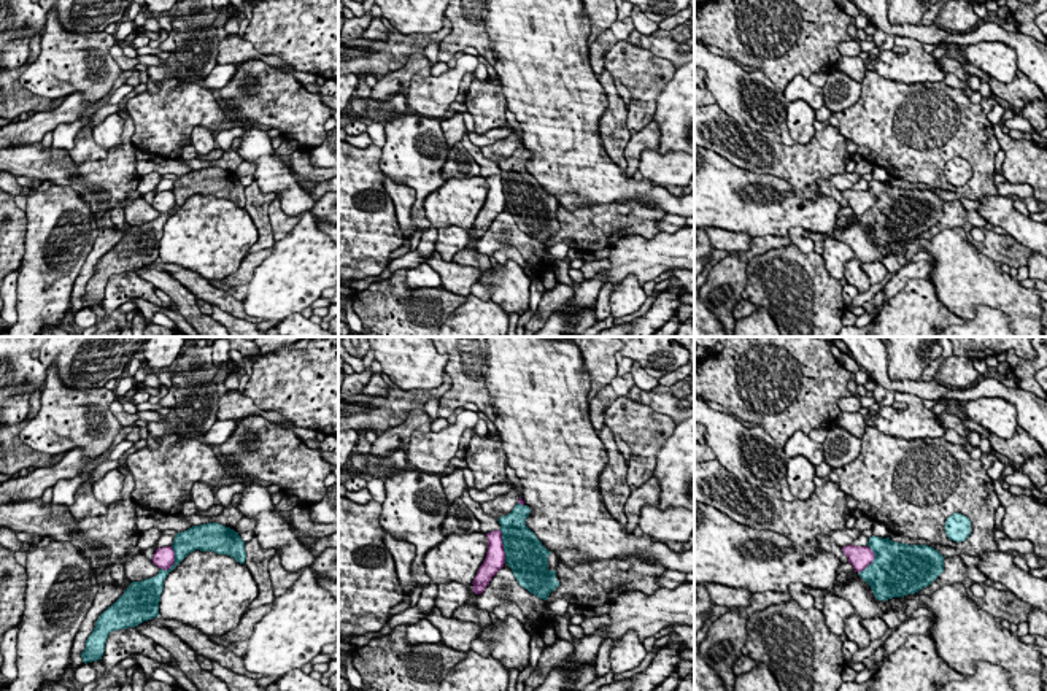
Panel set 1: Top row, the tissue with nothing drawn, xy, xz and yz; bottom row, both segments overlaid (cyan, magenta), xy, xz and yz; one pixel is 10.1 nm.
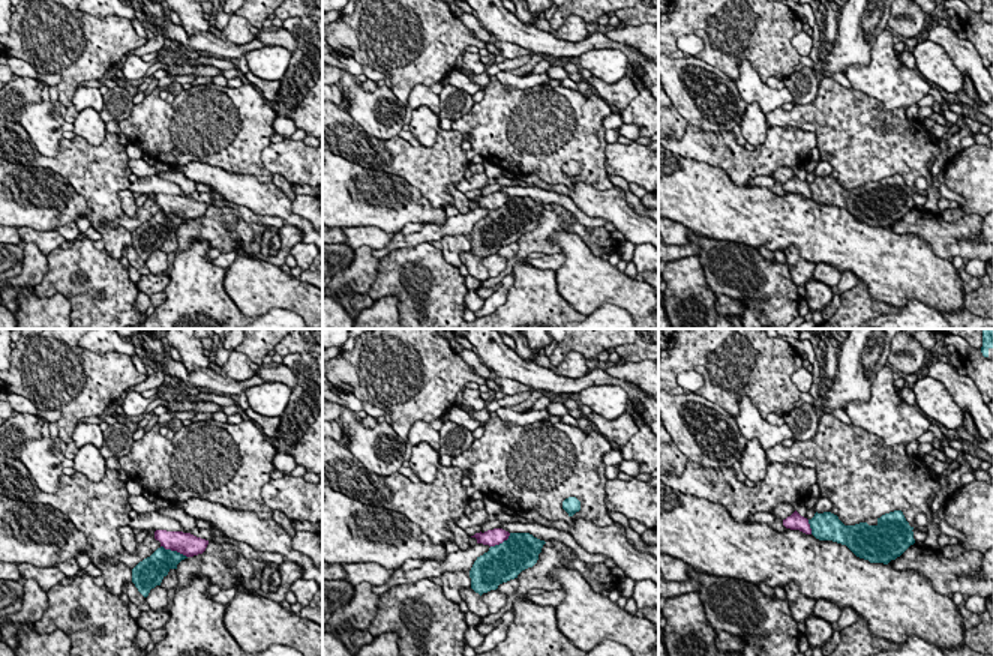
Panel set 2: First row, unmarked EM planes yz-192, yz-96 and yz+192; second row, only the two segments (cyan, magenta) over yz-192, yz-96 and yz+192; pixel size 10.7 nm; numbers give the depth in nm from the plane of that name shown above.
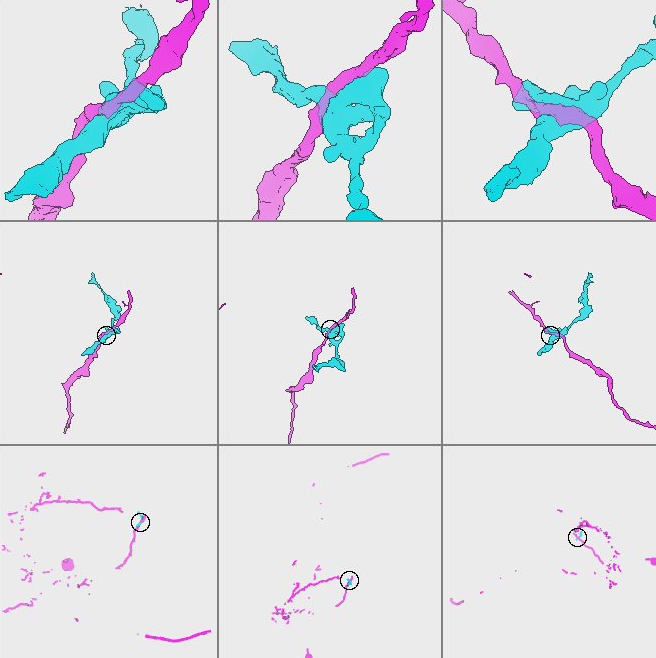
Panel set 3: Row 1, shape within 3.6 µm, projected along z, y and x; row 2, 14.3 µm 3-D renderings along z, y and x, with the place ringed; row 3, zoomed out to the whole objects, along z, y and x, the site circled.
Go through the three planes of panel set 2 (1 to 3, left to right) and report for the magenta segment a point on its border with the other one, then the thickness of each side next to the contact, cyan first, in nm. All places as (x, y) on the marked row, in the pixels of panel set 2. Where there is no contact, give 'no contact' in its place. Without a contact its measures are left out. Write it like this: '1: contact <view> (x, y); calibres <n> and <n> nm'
1: contact yz-192 (174, 551); calibres 280 and 240 nm
2: contact yz-96 (503, 542); calibres 400 and 170 nm
3: contact yz+192 (810, 527); calibres 300 and 180 nm

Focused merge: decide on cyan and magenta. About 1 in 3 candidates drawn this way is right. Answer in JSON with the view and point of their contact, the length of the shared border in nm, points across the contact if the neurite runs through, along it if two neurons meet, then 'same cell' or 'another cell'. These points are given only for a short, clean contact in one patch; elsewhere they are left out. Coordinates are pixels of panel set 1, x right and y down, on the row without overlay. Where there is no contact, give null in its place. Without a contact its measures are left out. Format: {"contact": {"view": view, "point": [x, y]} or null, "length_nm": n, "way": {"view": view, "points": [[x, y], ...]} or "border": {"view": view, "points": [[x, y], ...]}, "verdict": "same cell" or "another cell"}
{"contact": {"view": "xz", "point": [504, 189]}, "length_nm": 340, "verdict": "another cell"}

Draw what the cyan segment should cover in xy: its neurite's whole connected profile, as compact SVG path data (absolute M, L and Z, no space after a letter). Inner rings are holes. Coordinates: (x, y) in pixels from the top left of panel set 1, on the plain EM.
M218 167L192 170L178 176L172 192L175 208L168 214L160 213L153 222L132 226L124 238L99 261L81 297L84 308L102 303L106 283L113 275L135 272L159 261L164 224L189 197L195 194L214 195L227 199L240 208L245 208L246 203L245 186L238 176Z

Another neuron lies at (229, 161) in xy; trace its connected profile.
M232 127L230 130L218 130L214 133L216 138L216 148L222 149L222 156L218 160L200 160L200 159L191 159L187 160L187 165L191 170L200 170L207 167L218 167L226 172L234 173L237 167L245 162L243 157L238 156L232 149L232 141L240 135L241 129L240 127Z

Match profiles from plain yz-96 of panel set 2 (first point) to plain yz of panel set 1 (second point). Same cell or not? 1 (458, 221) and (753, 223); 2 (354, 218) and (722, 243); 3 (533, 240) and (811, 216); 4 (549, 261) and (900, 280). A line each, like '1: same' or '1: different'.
1: different
2: different
3: different
4: same

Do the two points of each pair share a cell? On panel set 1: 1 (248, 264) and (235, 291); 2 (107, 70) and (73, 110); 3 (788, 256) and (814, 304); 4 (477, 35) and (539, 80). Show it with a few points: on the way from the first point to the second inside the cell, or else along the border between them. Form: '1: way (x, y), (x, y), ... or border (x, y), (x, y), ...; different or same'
1: way (247, 270), (235, 285); same
2: border (116, 77), (89, 104), (80, 92), (64, 97); different
3: way (788, 267), (788, 278), (803, 293); same
4: border (486, 16), (486, 34), (491, 42); different

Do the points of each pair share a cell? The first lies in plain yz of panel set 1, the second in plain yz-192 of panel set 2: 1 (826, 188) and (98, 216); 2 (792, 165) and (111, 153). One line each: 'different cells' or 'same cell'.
1: different cells
2: same cell

